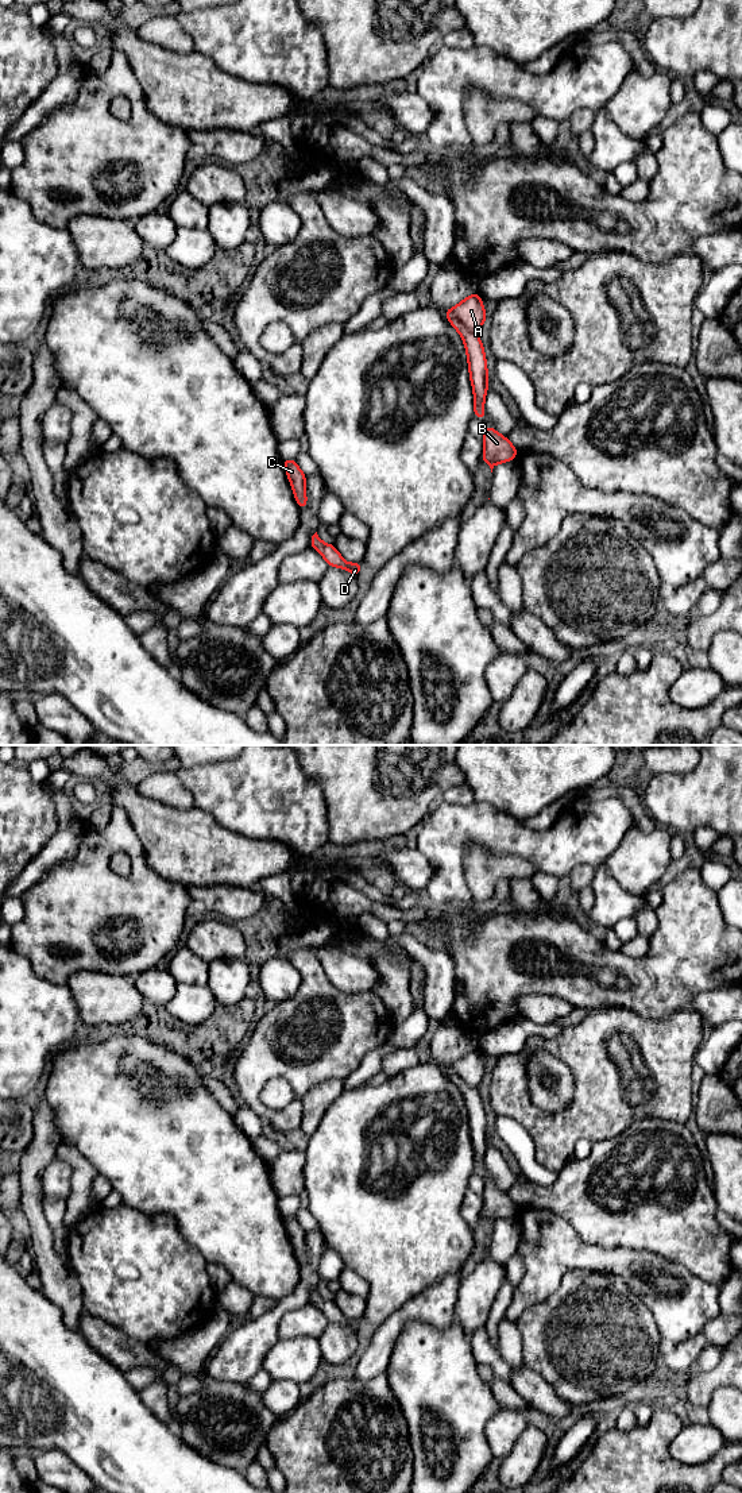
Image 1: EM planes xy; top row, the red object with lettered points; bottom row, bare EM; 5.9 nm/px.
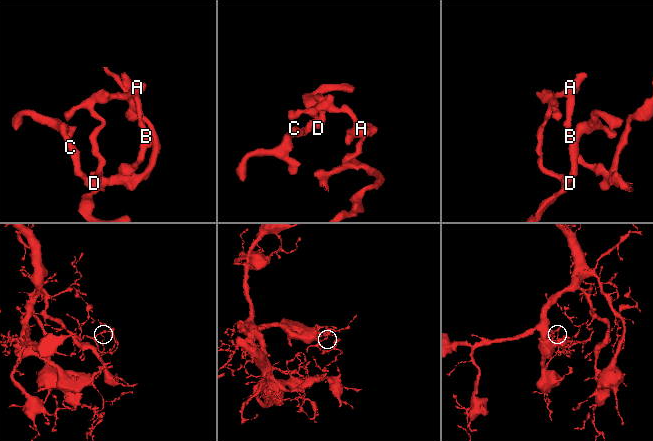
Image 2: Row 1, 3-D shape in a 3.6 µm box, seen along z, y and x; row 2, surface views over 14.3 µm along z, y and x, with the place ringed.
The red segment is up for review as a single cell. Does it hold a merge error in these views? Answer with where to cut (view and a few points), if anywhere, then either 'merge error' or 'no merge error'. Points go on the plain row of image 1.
xy (452, 1064), (456, 1073), (476, 1088) | merge error

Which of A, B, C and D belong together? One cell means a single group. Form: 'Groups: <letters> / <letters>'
Groups: A C D / B

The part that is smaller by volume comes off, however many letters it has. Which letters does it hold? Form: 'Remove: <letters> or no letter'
Remove: B

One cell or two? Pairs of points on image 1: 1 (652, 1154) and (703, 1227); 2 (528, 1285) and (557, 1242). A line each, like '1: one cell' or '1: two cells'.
1: one cell
2: one cell

